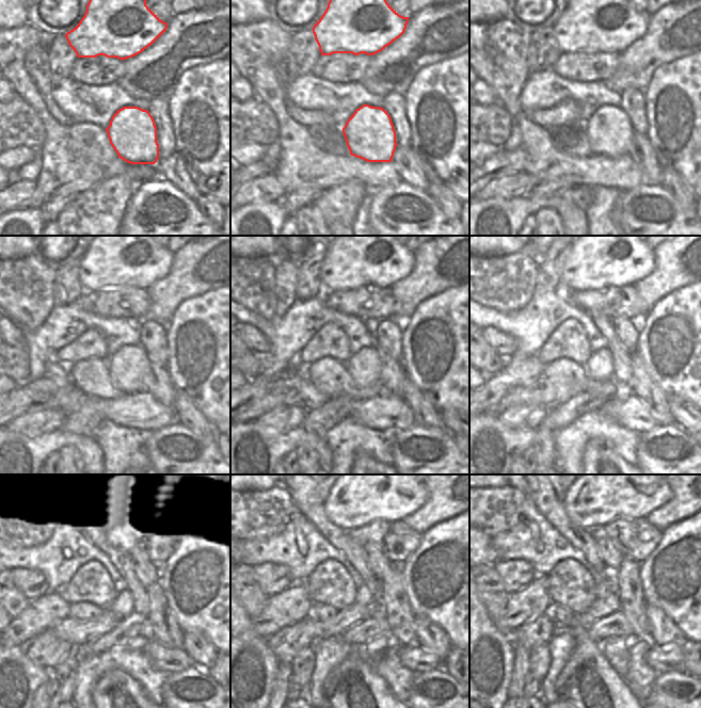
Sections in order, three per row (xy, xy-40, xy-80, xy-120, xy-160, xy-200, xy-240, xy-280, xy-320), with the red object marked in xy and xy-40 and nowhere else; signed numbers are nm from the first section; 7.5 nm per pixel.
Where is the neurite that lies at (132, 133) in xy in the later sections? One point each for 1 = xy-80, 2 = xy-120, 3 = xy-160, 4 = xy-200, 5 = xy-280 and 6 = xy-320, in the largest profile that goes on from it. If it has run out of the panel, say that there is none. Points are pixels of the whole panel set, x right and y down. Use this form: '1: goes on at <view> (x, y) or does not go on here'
1: goes on at xy-80 (609, 131)
2: goes on at xy-120 (128, 367)
3: goes on at xy-160 (364, 367)
4: goes on at xy-200 (600, 367)
5: goes on at xy-280 (364, 597)
6: goes on at xy-320 (609, 586)

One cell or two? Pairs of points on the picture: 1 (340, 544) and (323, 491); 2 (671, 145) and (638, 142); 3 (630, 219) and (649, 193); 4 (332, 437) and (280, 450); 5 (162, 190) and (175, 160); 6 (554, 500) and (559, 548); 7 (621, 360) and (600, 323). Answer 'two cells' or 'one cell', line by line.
1: two cells
2: two cells
3: one cell
4: two cells
5: two cells
6: two cells
7: one cell

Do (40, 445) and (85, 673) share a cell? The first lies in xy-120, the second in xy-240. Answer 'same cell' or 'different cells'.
different cells

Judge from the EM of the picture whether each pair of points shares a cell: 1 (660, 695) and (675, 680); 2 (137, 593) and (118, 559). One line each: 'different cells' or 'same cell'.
1: same cell
2: same cell

